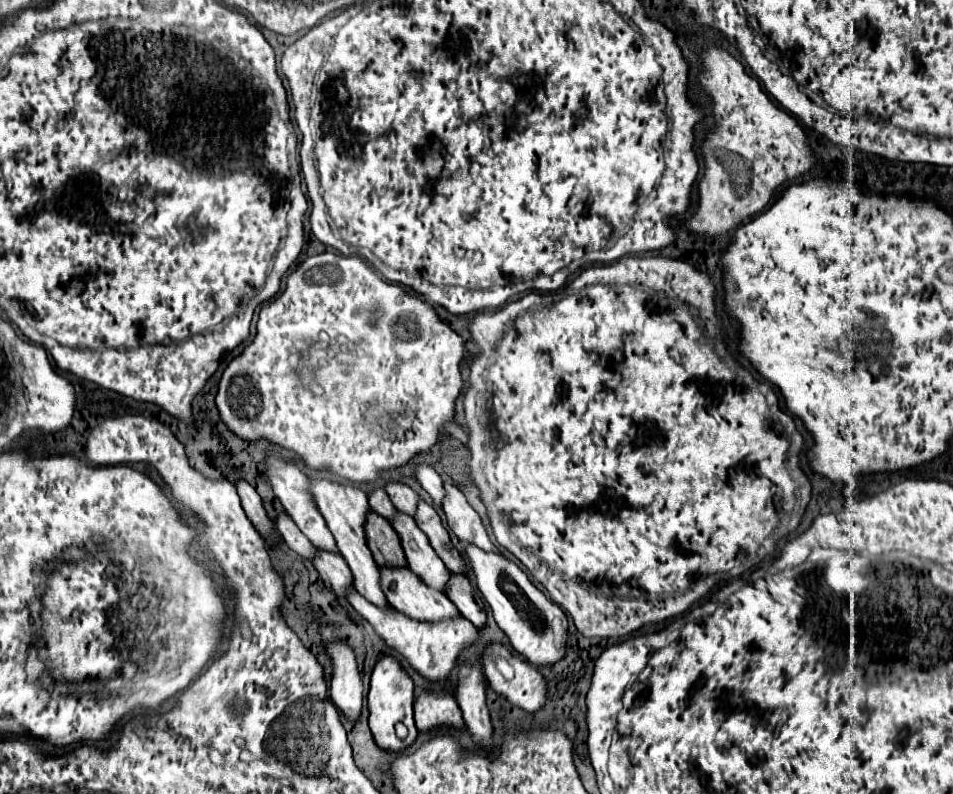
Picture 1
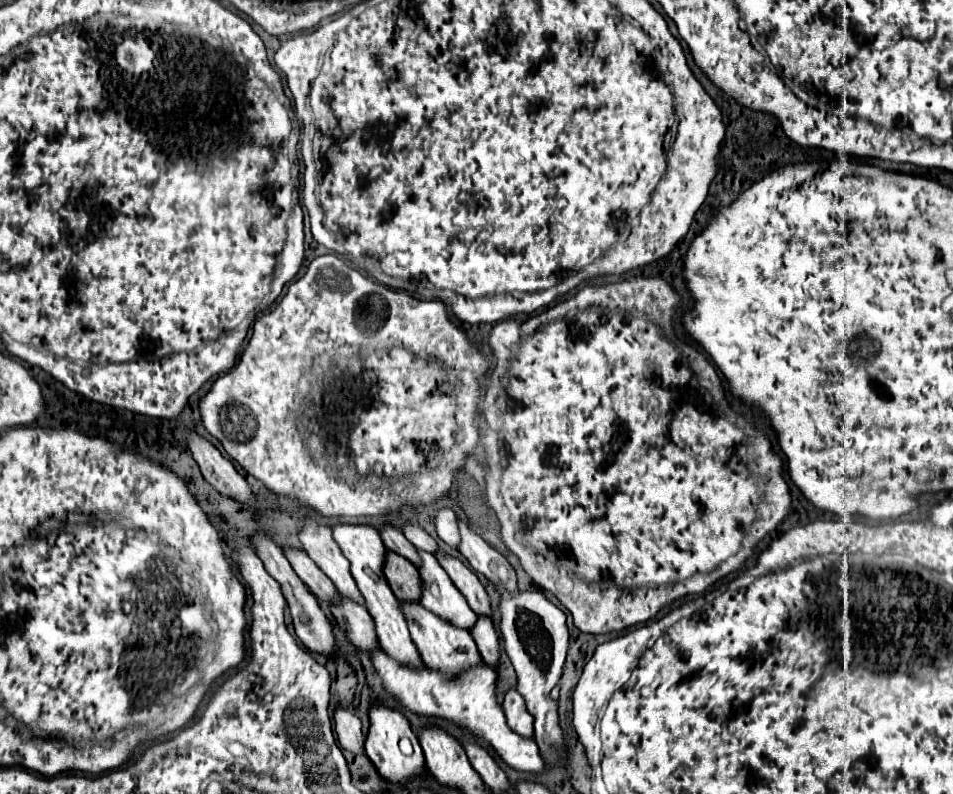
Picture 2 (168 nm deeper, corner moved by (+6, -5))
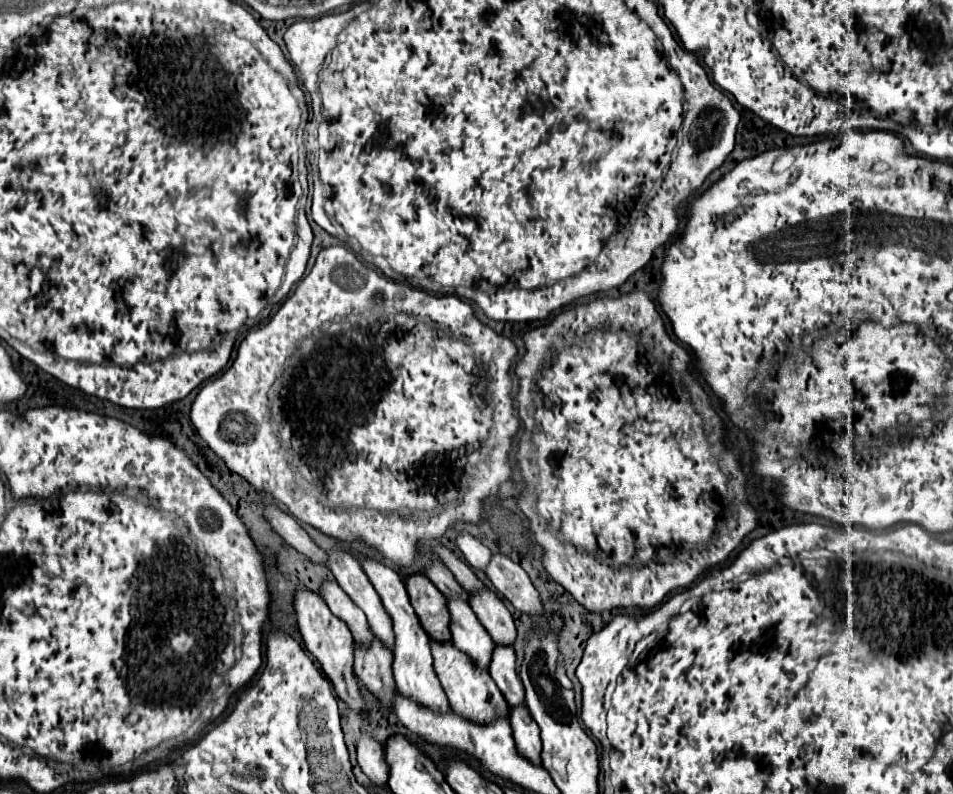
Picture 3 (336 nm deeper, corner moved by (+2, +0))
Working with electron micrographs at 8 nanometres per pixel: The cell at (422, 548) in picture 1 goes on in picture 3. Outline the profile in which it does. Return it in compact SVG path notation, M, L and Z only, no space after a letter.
M451 593L451 597L447 597L447 609L451 615L449 629L455 645L481 667L487 667L491 661L493 641L487 629L483 629L481 621L475 617L471 605L459 593Z

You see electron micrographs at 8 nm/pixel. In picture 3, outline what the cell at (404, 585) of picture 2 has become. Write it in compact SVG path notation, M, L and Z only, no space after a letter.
M423 573L409 575L405 587L423 629L439 641L449 641L449 611L443 593Z

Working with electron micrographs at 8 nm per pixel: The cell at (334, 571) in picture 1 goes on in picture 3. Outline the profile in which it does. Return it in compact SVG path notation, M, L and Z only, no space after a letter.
M373 637L369 645L355 645L355 675L387 707L391 707L395 689L391 661L391 649L383 647L381 641L377 641L377 637Z

